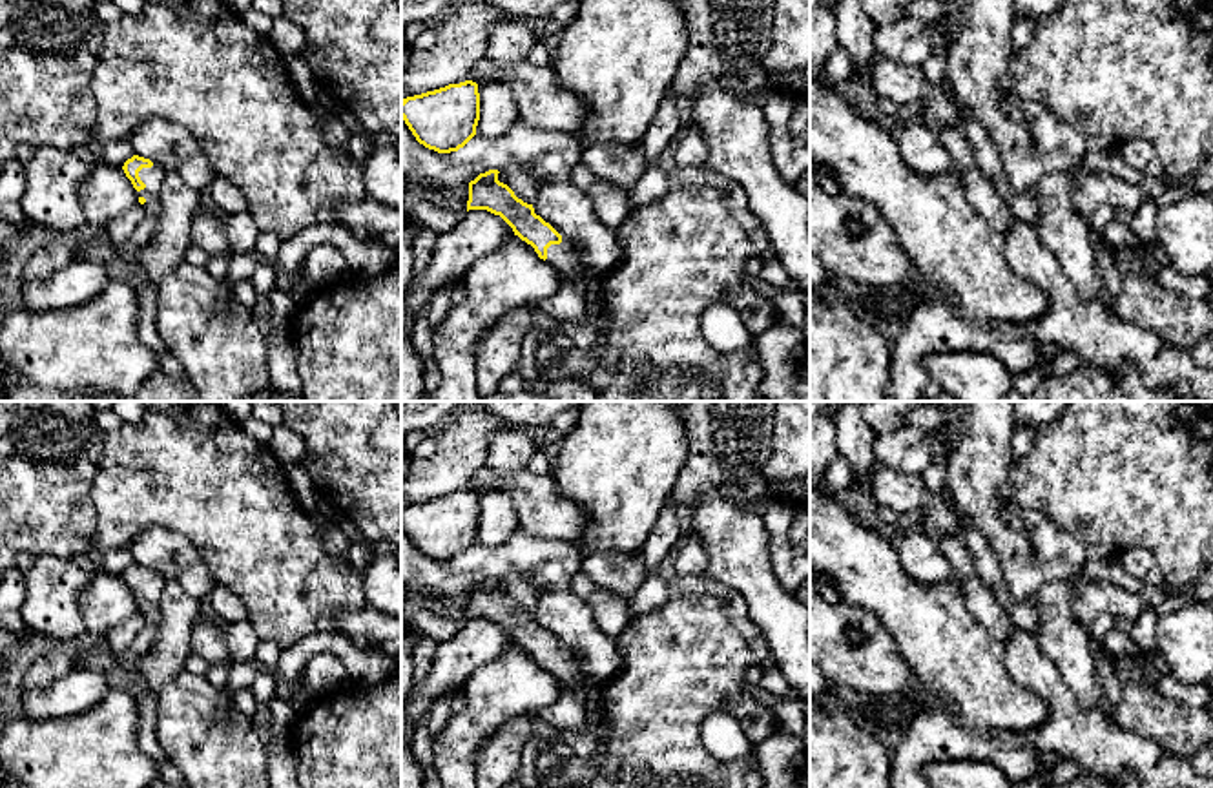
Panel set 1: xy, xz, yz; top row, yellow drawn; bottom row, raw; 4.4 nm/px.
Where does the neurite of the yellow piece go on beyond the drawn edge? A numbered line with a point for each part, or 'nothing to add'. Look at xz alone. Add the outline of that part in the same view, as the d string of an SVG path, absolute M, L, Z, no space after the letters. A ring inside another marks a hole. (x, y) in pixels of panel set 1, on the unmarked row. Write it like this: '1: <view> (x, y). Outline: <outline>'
1: xz (562, 664). Outline: M564 646L560 653L551 653L547 657L545 669L558 679L560 691L567 690L582 675L573 653Z

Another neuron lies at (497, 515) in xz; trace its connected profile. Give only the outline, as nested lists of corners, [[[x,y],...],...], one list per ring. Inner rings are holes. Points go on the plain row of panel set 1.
[[[502,489],[478,492],[480,529],[476,544],[496,547],[505,544],[520,527],[509,494]]]

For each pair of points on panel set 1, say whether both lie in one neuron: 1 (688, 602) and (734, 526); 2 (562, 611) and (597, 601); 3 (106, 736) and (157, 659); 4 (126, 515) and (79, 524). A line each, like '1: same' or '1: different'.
1: different
2: different
3: different
4: different

